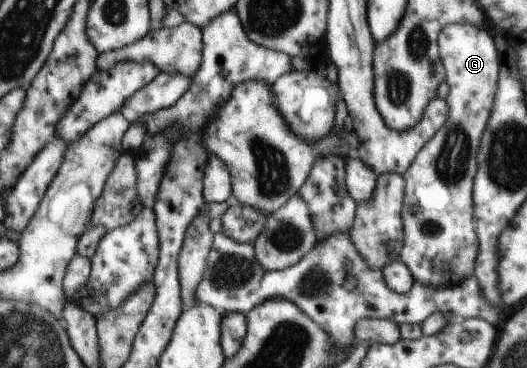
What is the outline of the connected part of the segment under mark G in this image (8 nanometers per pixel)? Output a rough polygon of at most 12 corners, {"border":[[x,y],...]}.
{"border":[[491,29],[438,37],[444,126],[408,170],[399,257],[474,276],[473,180],[500,74]]}

